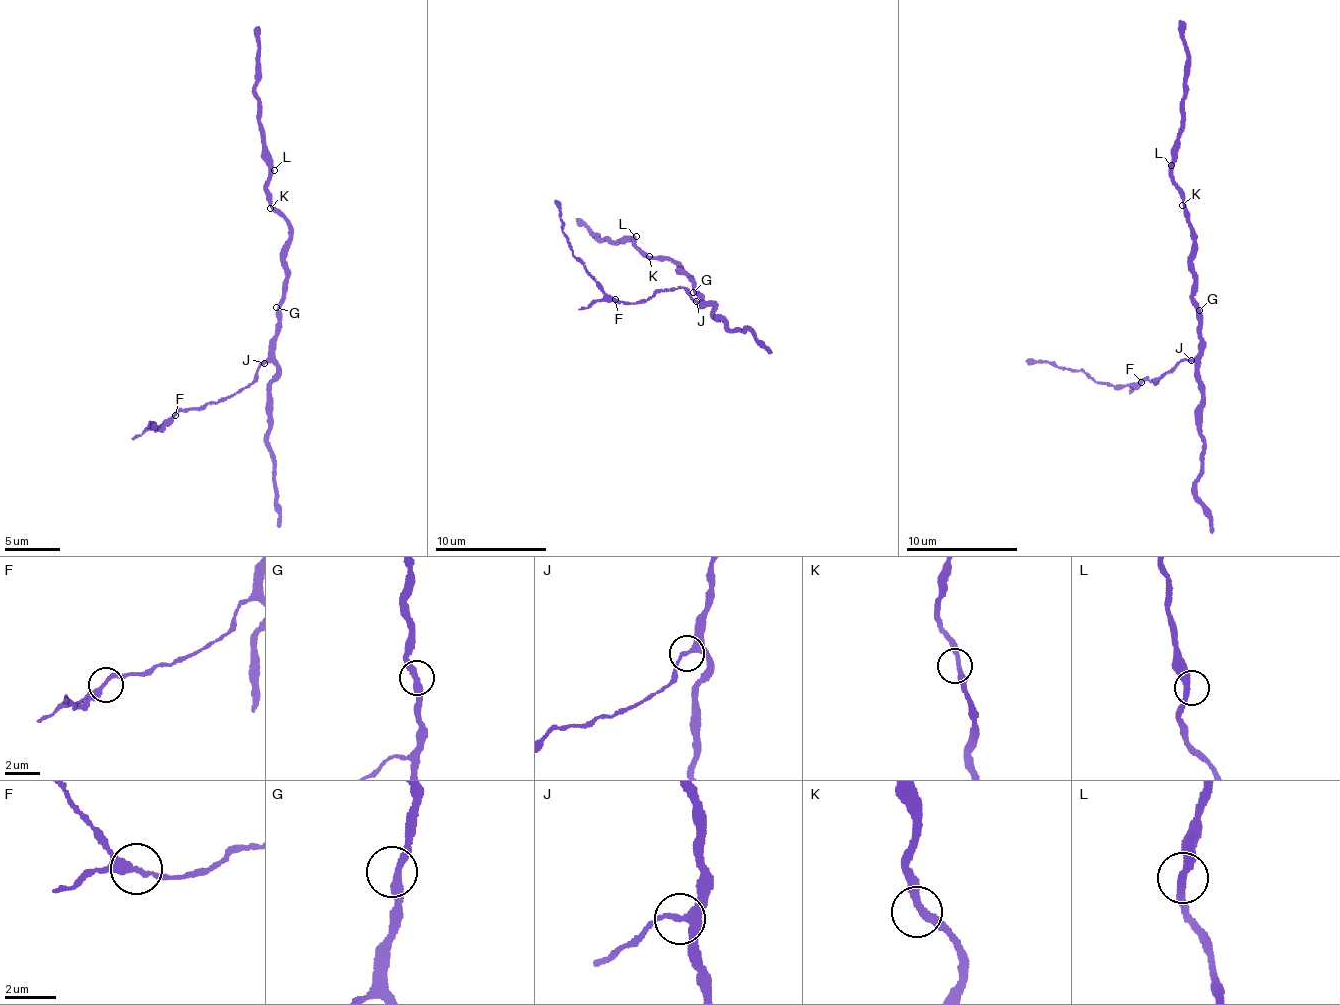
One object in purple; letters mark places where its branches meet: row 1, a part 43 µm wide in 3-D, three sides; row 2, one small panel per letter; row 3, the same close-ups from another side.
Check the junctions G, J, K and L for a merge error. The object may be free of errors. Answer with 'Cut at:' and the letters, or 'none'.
Cut at: none

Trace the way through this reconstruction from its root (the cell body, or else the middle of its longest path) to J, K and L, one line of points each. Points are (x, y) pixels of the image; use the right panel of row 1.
J: (1197, 310), (1201, 350), (1192, 361)
K: (1197, 310), (1192, 263), (1194, 229), (1182, 205)
L: (1197, 310), (1191, 226), (1182, 189), (1175, 183), (1171, 165)

